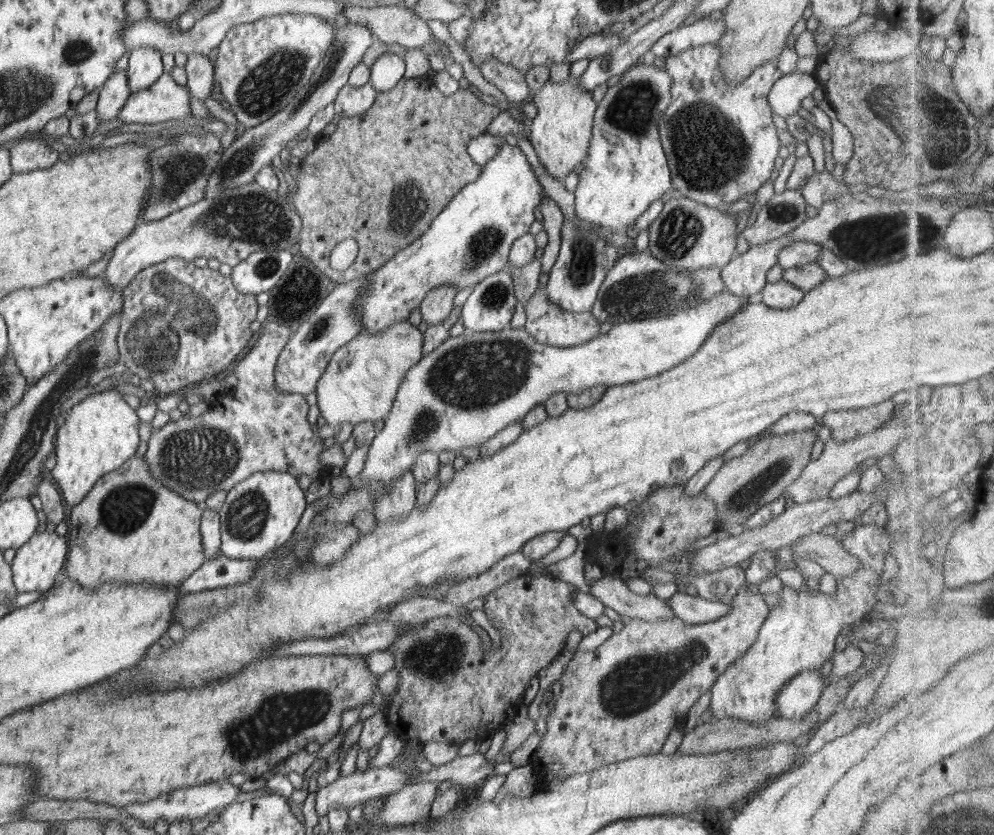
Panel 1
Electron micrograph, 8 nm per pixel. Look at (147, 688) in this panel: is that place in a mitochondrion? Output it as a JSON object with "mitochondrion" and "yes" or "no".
{"mitochondrion":"no"}

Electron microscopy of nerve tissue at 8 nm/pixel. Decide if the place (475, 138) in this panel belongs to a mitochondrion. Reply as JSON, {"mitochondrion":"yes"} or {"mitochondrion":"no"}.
{"mitochondrion":"no"}

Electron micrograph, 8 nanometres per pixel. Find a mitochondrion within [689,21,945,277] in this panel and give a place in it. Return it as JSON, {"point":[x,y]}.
{"point":[863,238]}

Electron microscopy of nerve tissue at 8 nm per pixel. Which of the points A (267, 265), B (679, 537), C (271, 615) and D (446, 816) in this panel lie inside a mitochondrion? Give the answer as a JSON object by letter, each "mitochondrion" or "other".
{"A":"mitochondrion","B":"other","C":"other","D":"other"}

